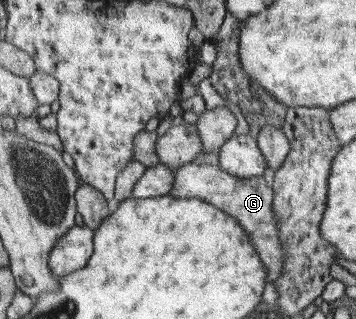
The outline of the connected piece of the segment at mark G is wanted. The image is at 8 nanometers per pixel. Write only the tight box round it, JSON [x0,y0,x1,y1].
[168,163,286,278]

